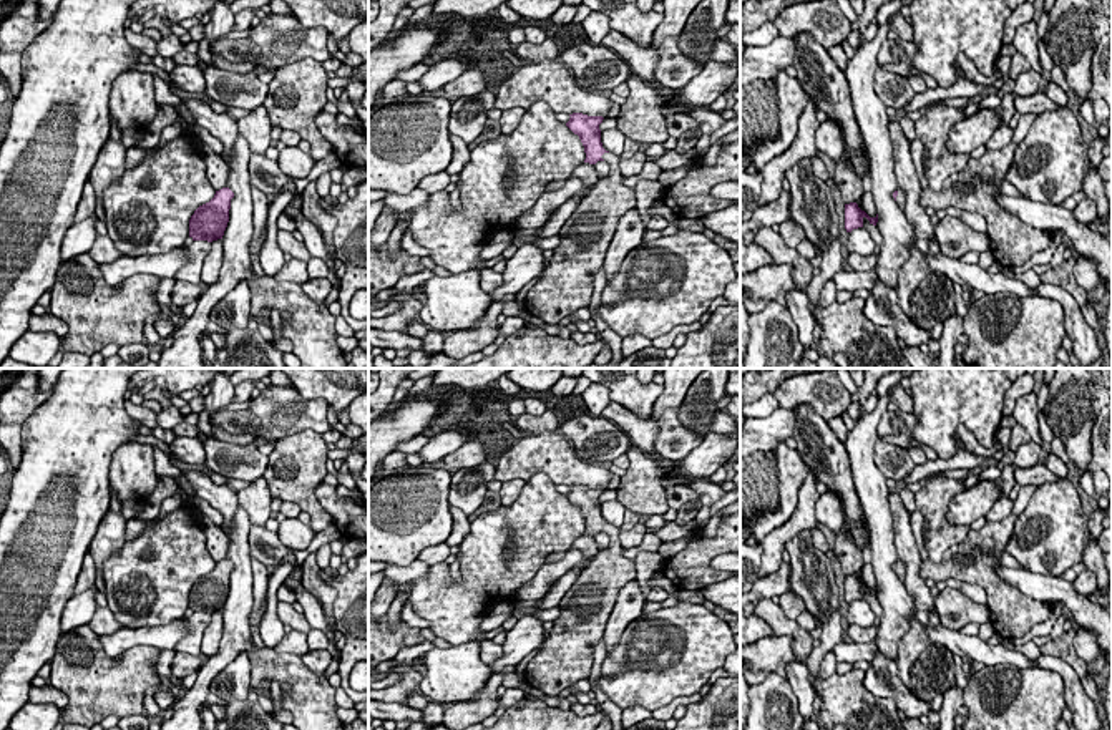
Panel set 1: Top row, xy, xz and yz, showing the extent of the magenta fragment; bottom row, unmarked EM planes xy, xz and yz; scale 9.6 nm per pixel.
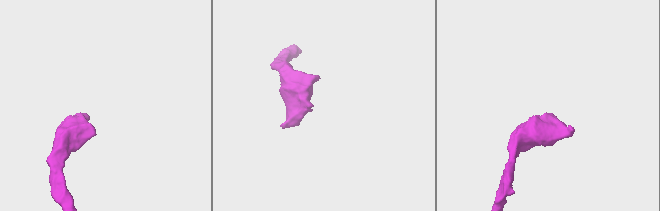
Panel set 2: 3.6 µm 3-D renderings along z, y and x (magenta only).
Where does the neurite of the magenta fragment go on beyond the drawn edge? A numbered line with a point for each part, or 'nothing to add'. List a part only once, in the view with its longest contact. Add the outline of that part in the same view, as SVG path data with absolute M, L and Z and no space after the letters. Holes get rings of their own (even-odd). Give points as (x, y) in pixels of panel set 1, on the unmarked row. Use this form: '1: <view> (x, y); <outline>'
1: xz (566, 657); M612 524L601 529L609 536L609 546L594 556L563 596L558 604L561 616L553 620L549 637L524 670L524 682L548 697L589 679L594 647L604 637L617 594L636 579L636 561L622 556L621 529Z

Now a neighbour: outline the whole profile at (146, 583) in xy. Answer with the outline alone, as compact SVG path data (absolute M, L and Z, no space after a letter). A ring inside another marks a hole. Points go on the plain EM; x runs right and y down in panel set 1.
M198 506L168 513L103 564L106 607L129 629L184 617L189 591L216 561L207 551Z

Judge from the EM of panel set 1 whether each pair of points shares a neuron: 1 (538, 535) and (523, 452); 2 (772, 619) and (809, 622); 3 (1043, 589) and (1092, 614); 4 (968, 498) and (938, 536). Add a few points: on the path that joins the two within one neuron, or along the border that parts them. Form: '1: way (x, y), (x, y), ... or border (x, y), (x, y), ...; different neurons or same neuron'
1: border (526, 481), (536, 473), (545, 473), (555, 485); different neurons
2: border (795, 621), (809, 632); different neurons
3: way (1054, 589), (1063, 591), (1081, 608); same neuron
4: border (965, 488), (950, 501), (946, 513), (956, 526); different neurons

